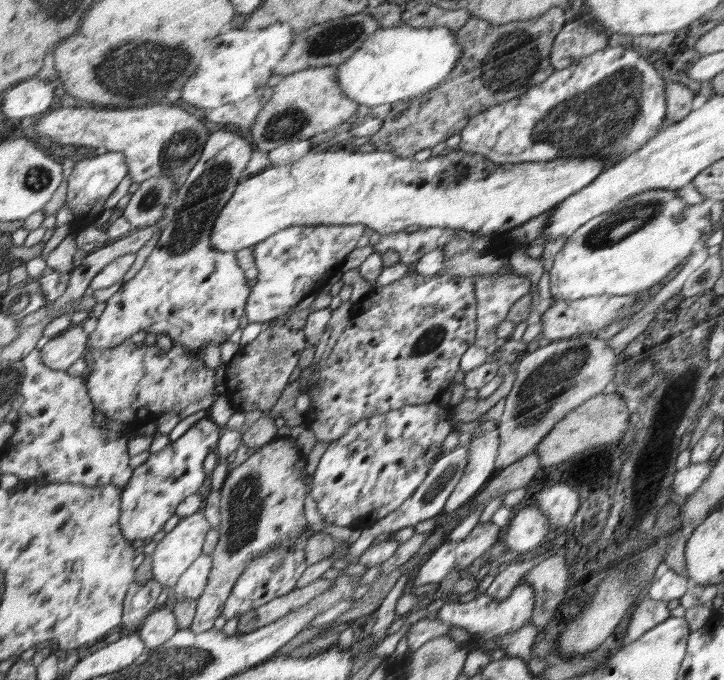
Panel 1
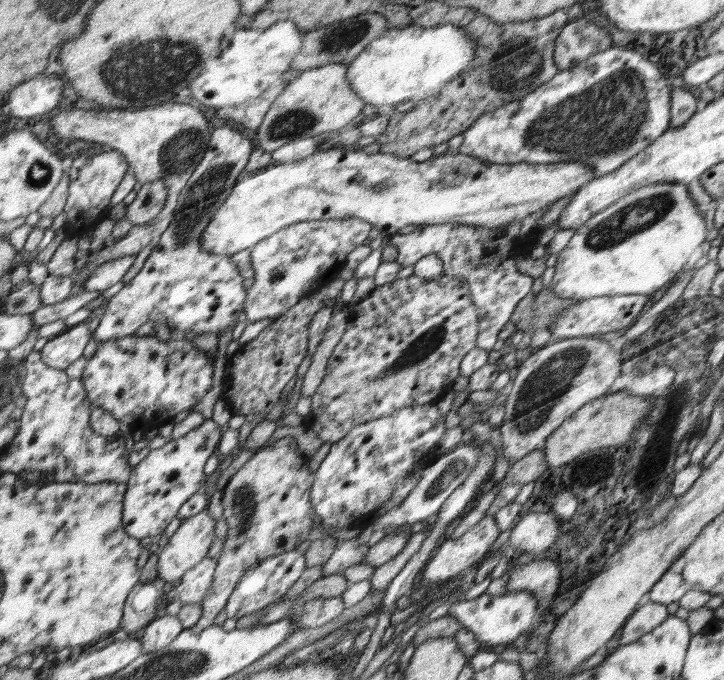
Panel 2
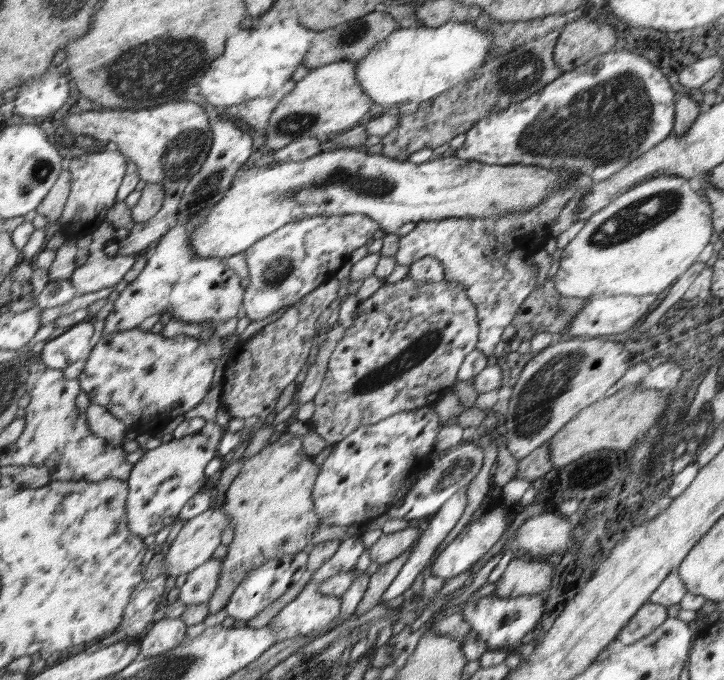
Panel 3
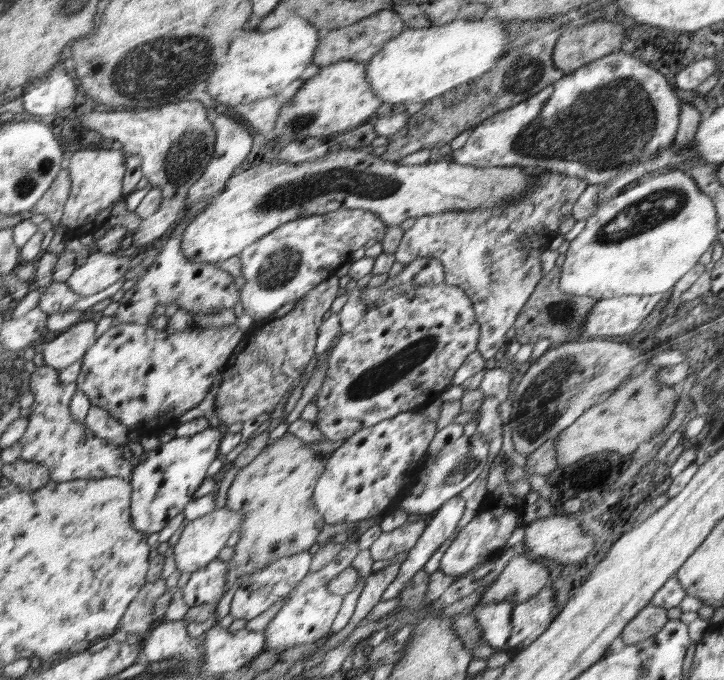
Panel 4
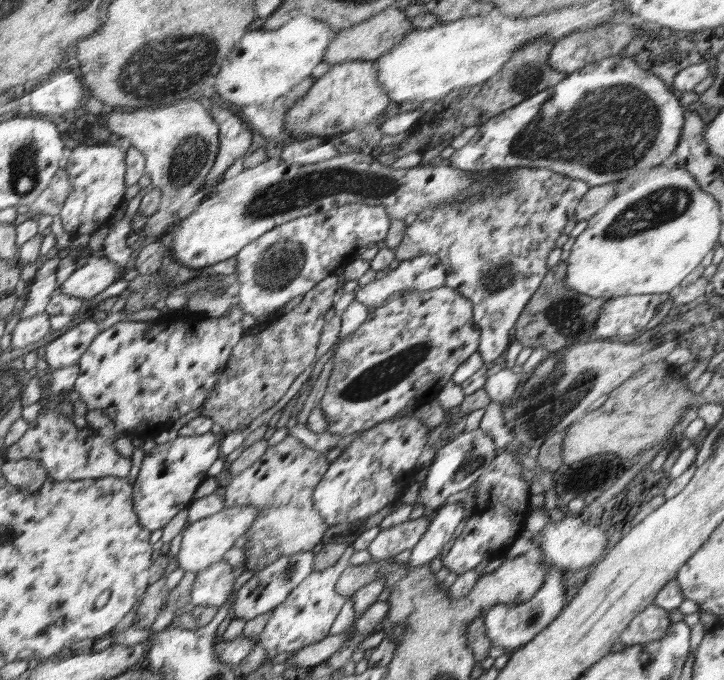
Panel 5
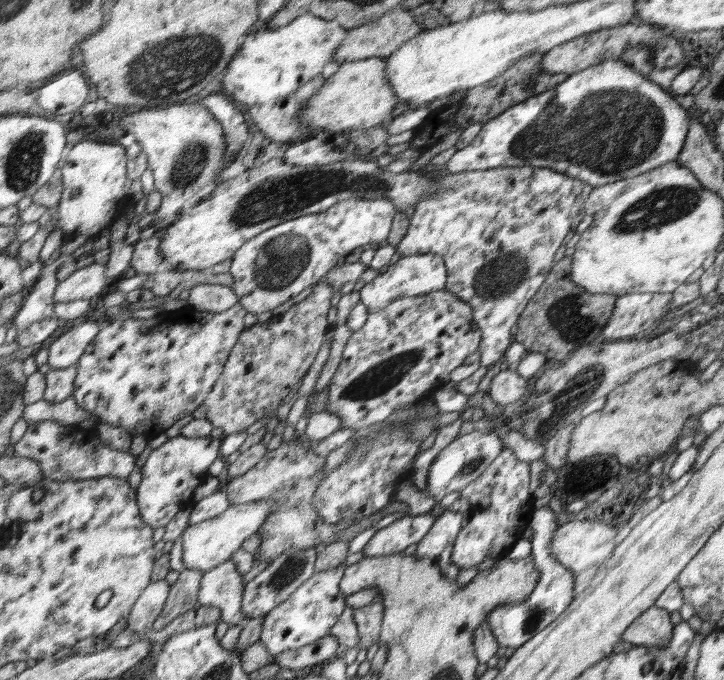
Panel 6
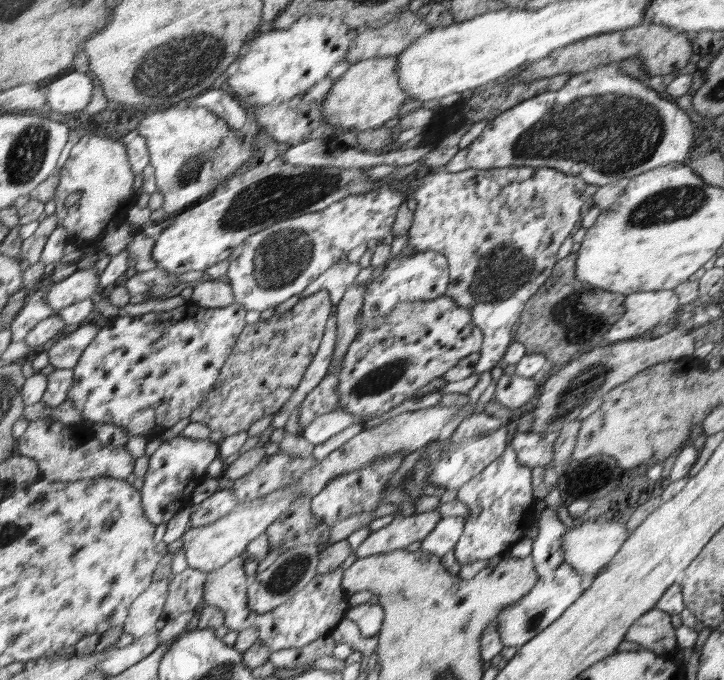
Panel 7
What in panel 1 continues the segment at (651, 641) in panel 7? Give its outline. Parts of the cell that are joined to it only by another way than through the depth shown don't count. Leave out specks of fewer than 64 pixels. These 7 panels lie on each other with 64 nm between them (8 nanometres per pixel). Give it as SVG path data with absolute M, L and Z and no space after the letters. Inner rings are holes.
M646 600L634 610L630 625L626 629L626 635L622 640L622 645L628 645L638 640L642 634L652 630L670 617L667 603L664 601Z

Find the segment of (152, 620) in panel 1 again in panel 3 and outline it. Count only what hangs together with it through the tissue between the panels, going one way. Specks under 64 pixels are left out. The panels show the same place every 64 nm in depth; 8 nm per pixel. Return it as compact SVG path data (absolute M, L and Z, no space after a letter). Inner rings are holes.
M163 618L153 622L152 628L142 638L139 658L154 658L170 653L184 642L186 629L187 624L180 618Z

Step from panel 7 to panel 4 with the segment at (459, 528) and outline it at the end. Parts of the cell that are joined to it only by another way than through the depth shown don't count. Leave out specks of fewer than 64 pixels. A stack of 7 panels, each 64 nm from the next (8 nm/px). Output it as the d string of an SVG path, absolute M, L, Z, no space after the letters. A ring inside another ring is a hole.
M460 495L446 501L436 512L416 544L407 550L407 557L402 563L396 578L382 595L381 602L387 602L400 595L419 570L424 569L424 564L440 548L440 545L454 532L454 528L461 522L460 518L467 514L464 499Z

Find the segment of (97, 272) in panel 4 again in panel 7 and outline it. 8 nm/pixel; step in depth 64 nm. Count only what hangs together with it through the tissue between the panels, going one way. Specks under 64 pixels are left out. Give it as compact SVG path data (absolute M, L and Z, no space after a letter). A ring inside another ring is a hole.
M95 267L87 270L77 269L74 274L50 287L45 296L45 303L48 303L53 311L58 312L79 300L92 298L99 286L99 280Z

